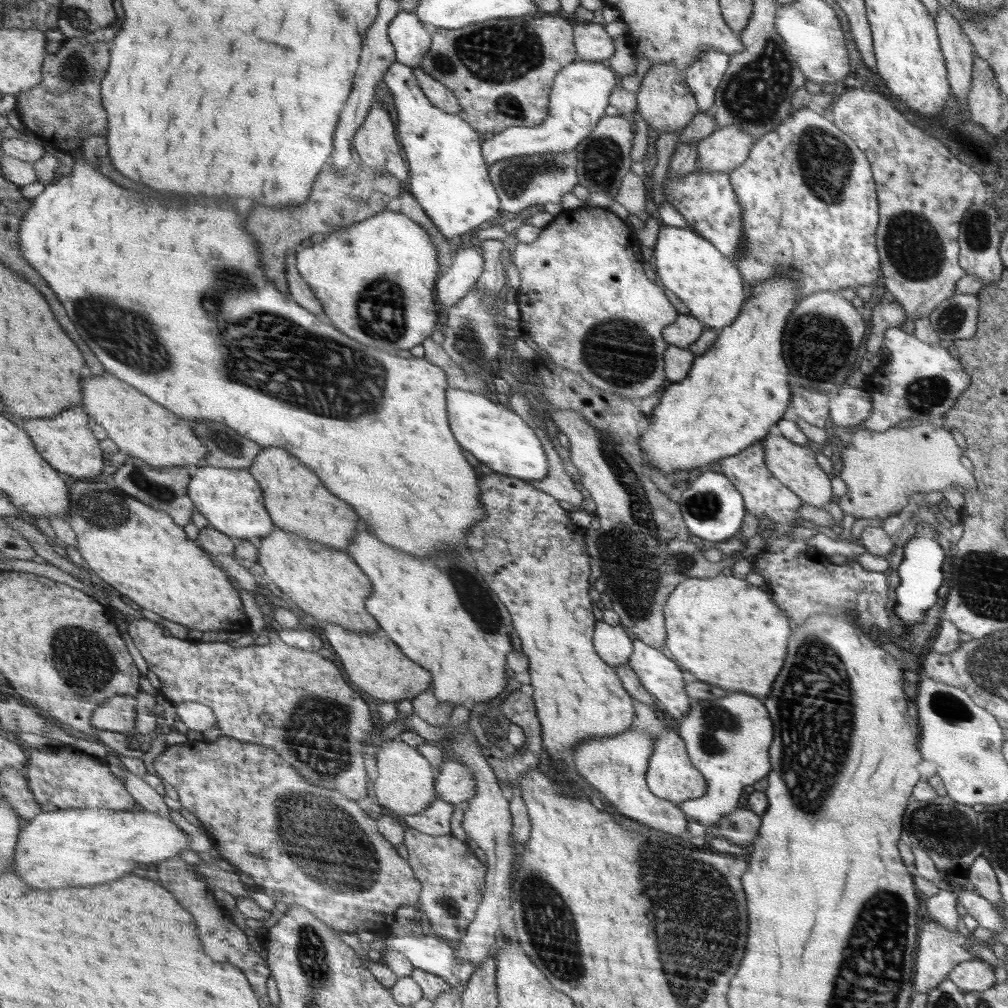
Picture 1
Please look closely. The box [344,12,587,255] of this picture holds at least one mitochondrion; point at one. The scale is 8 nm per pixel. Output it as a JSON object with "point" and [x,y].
{"point":[502,53]}

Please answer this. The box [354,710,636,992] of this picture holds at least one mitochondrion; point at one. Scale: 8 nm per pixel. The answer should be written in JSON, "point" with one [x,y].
{"point":[548,922]}

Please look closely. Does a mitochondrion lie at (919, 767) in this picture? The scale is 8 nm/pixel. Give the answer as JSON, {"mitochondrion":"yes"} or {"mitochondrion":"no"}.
{"mitochondrion":"no"}

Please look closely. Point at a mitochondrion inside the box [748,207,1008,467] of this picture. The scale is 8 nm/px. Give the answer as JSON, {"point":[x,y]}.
{"point":[820,346]}

